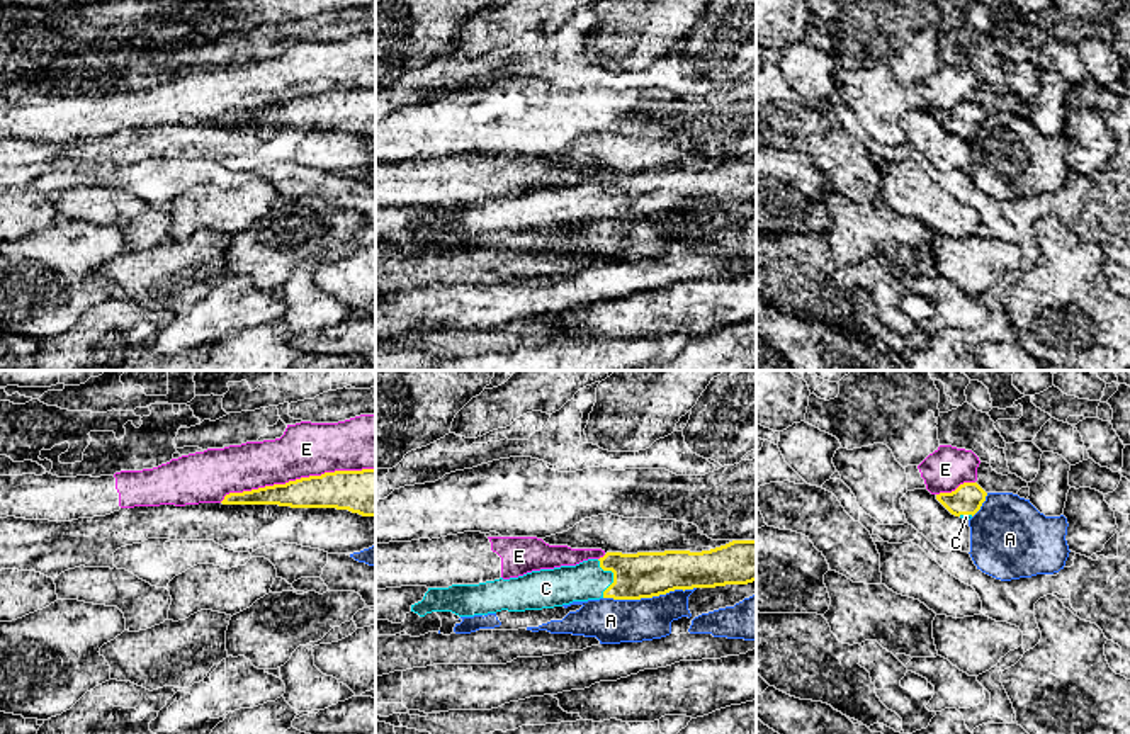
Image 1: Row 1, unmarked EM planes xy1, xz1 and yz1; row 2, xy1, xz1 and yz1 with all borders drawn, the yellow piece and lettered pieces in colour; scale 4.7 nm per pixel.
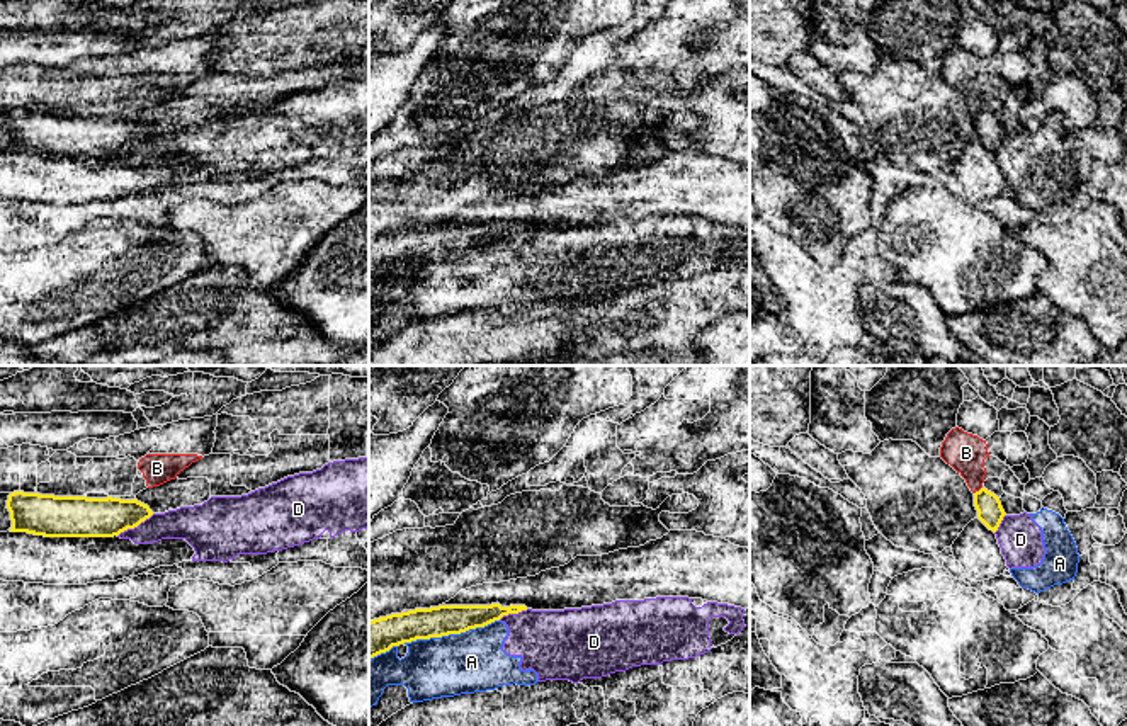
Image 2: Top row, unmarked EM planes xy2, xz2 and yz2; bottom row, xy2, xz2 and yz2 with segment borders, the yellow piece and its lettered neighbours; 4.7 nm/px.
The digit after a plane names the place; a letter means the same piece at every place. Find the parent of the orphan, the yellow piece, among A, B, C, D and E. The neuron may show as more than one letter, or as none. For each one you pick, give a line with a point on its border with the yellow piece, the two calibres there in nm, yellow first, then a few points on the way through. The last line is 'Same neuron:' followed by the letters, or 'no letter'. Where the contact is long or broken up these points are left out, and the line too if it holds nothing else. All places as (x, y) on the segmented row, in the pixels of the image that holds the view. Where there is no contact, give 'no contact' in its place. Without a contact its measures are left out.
C: xz1 (614, 576) | 220/180 nm | across xz1 (644, 575), (614, 576), (587, 580)
Same neuron: C

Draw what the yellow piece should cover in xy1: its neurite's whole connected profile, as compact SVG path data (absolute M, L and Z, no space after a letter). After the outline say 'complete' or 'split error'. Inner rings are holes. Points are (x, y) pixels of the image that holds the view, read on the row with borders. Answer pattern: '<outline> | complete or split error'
M376 469L335 471L321 476L301 477L285 484L265 486L243 493L229 493L223 505L279 505L291 508L336 508L376 517Z | complete

